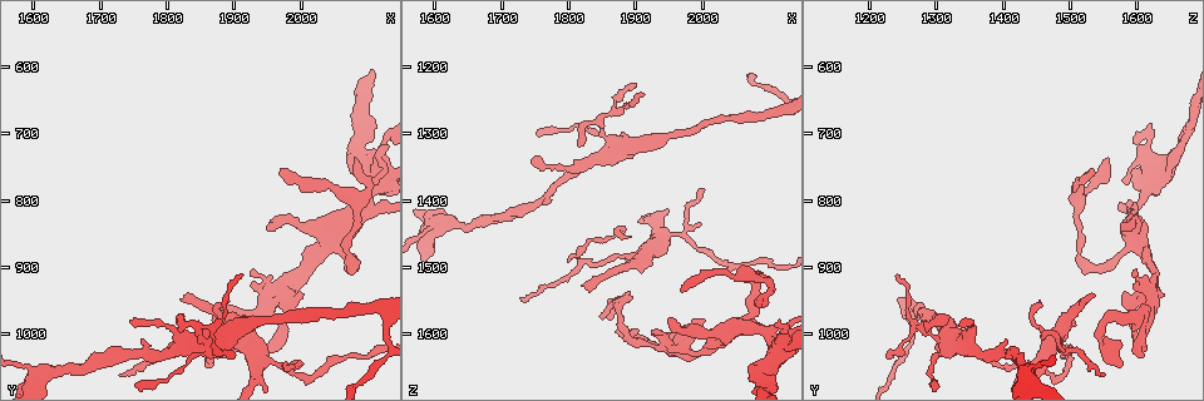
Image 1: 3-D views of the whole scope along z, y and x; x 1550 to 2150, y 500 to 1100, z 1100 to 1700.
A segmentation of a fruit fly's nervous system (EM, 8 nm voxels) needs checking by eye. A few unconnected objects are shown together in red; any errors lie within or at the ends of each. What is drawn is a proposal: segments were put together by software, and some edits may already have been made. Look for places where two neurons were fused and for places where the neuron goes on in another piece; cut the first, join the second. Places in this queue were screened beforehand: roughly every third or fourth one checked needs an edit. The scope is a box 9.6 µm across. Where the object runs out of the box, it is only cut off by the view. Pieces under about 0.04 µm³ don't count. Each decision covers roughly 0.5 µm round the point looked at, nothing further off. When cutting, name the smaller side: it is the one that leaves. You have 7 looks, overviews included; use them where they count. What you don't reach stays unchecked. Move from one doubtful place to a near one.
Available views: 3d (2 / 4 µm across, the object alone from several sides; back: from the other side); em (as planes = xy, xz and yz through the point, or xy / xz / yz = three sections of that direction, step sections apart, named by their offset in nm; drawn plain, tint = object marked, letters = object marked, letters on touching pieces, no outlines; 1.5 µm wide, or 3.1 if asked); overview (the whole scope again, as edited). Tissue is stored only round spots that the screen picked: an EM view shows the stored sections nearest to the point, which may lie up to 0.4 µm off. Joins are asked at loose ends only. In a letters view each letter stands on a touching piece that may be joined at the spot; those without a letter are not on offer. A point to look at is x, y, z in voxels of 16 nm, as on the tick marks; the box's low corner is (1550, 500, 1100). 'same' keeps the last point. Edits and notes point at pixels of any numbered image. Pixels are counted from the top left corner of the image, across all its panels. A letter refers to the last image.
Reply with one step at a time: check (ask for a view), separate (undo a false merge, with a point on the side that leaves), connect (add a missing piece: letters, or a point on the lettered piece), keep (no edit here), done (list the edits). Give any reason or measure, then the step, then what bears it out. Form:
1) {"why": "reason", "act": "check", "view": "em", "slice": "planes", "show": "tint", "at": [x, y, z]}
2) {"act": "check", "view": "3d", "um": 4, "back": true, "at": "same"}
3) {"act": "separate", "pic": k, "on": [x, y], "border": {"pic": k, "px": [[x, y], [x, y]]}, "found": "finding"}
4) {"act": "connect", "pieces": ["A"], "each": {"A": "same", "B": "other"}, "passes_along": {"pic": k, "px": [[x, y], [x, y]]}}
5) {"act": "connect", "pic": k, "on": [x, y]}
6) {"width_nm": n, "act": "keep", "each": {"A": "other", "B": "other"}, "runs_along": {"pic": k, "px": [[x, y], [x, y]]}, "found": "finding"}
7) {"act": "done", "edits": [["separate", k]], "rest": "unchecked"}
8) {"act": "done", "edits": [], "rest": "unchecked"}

{"why": "free end", "act": "check", "view": "3d", "um": 4, "at": [1995, 940, 1585]}

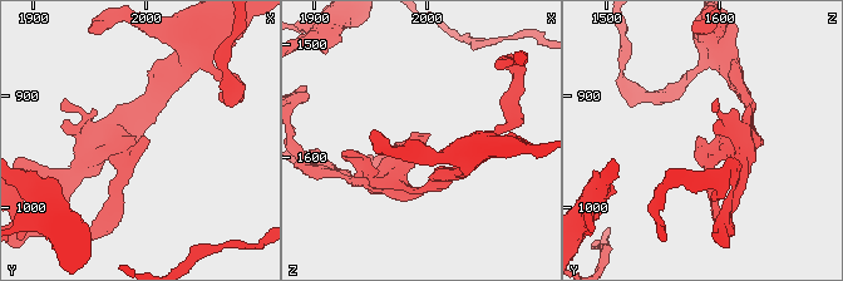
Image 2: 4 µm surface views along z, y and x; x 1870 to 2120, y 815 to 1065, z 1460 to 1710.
{"why": "shape alone is not enough", "act": "check", "view": "em", "slice": "planes", "show": "letters", "at": [1994, 936, 1582]}

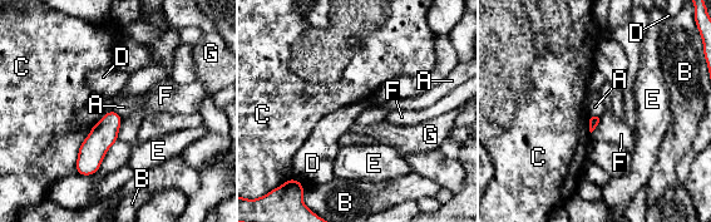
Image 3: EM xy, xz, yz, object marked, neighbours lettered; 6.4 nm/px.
{"act": "keep", "each": {"A": "other", "B": "other", "C": "other", "D": "other", "E": "other", "F": "other", "G": "other"}, "found": "none of them fits"}

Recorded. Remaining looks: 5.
{"act": "check", "view": "em", "slice": "xz", "step": 8, "show": "tint", "at": [1725, 1060, 1550]}

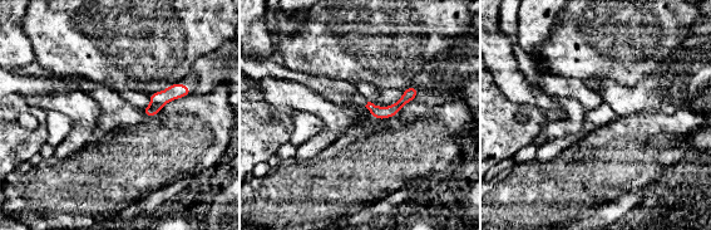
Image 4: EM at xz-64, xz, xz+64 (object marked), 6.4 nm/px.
{"why": "cut it another way", "act": "check", "view": "em", "slice": "planes", "show": "letters", "at": "same"}

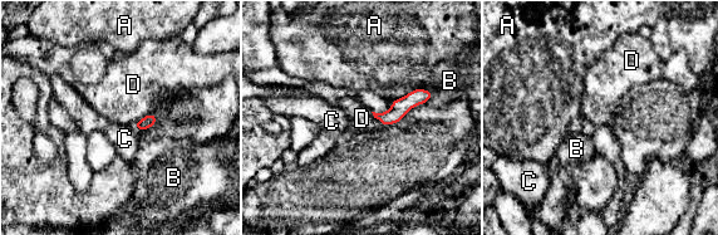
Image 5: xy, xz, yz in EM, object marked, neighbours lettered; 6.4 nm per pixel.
{"act": "keep", "each": {"A": "other", "B": "other", "C": "other", "D": "other"}, "border": {"pic": 5, "px": [[151, 112], [133, 126]]}, "found": "none of them fits"}

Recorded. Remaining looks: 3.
{"act": "check", "view": "em", "slice": "xz", "step": 8, "show": "letters", "at": [1830, 945, 1530]}

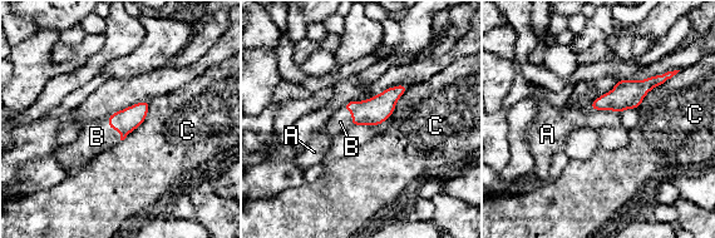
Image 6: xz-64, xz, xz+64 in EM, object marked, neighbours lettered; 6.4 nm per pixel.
{"width_nm": 100, "act": "connect", "pieces": ["B"], "each": {"A": "other", "B": "same", "C": "other"}, "passes_along": {"pic": 6, "px": [[126, 120], [114, 129], [97, 137]]}, "found": "the neuron continues"}

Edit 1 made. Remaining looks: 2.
{"act": "done", "edits": [["connect", 6]], "rest": "unchecked"}

